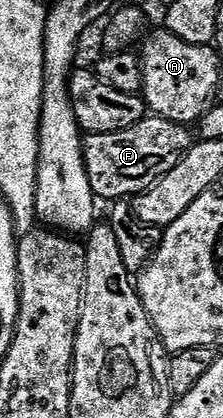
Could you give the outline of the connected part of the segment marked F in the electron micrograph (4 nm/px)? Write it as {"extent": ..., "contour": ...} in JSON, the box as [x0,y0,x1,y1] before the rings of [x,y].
{"extent":[83,116,193,200],"contour":[[[148,116],[121,132],[88,134],[83,140],[83,159],[96,199],[127,200],[147,190],[172,170],[193,144],[193,134],[182,122]]]}

